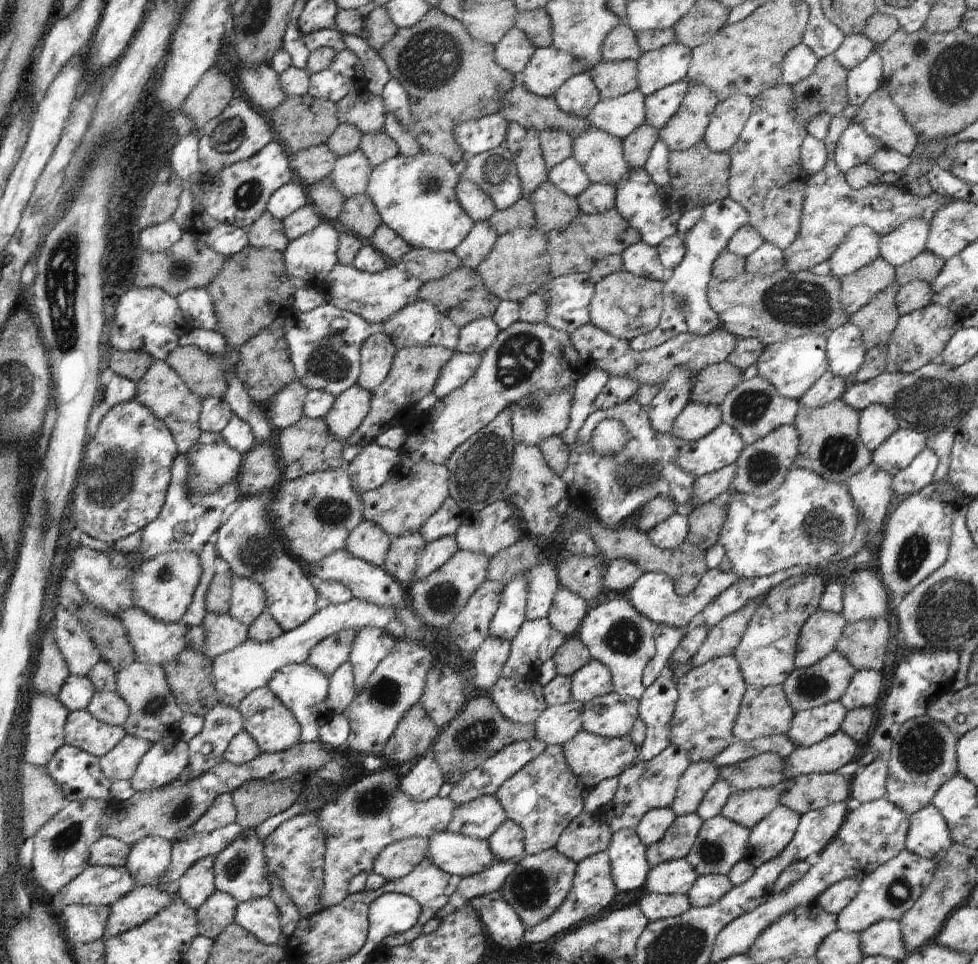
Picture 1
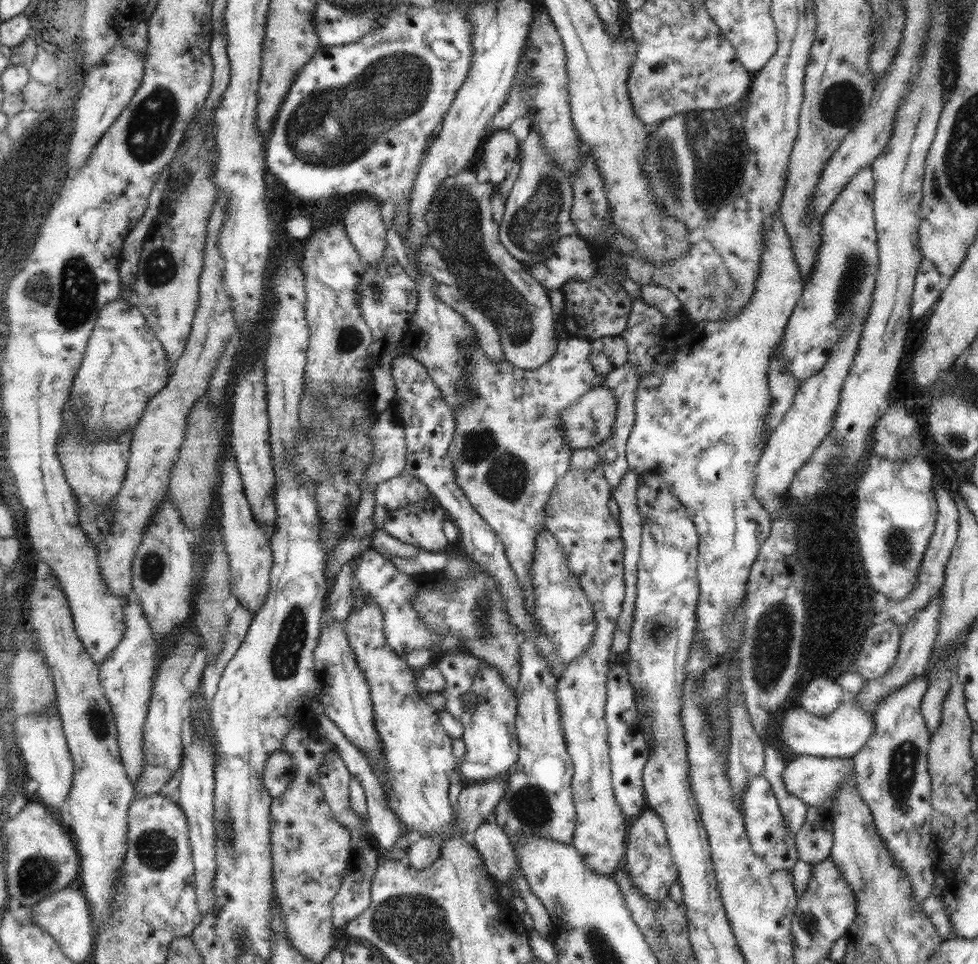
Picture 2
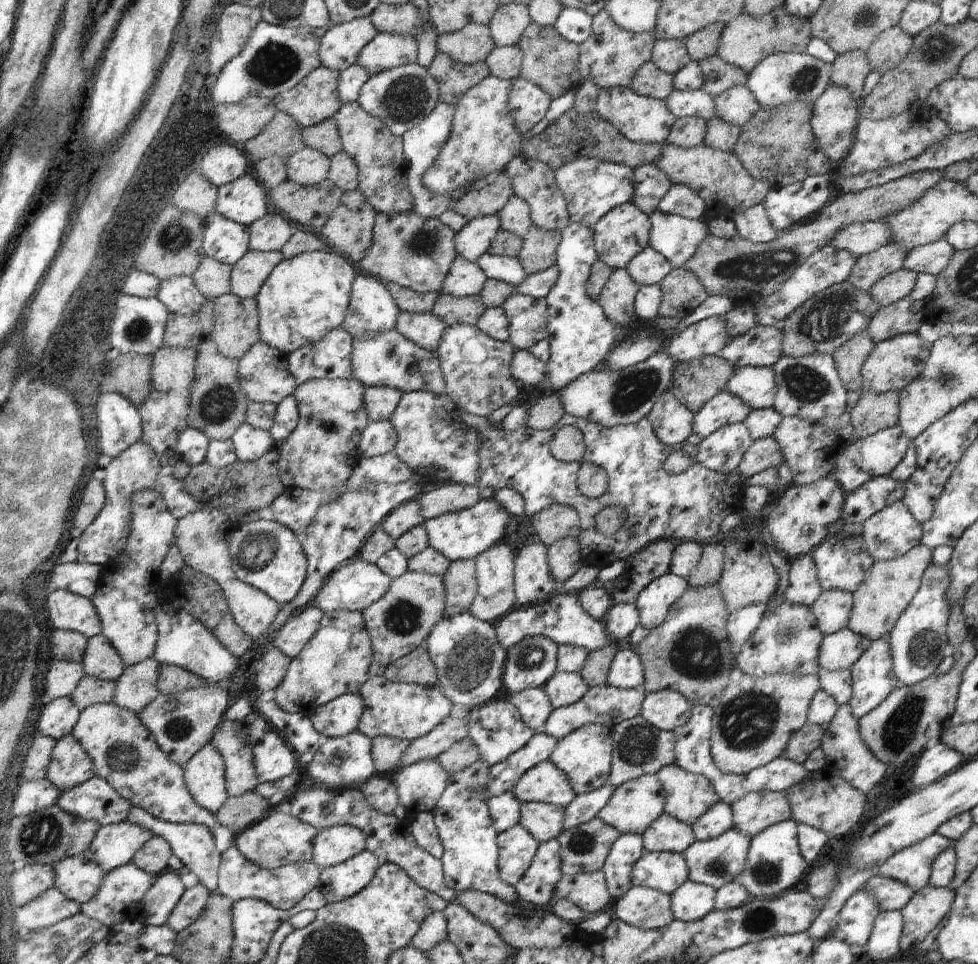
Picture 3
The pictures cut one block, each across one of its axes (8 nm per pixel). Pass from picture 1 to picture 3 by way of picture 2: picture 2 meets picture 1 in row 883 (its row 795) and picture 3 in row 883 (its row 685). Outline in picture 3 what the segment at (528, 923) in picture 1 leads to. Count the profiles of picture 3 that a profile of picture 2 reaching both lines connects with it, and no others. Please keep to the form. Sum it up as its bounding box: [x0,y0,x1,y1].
[515,839,562,908]

